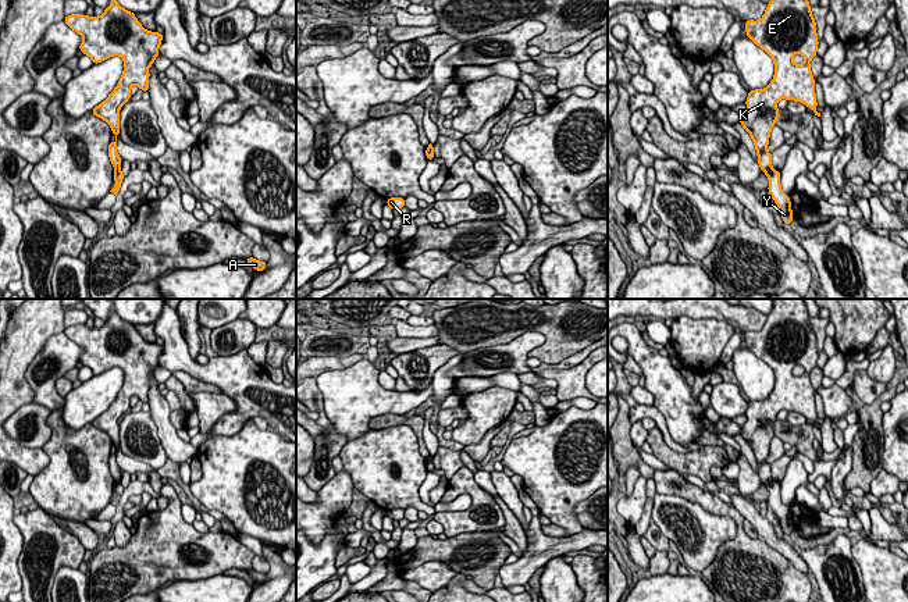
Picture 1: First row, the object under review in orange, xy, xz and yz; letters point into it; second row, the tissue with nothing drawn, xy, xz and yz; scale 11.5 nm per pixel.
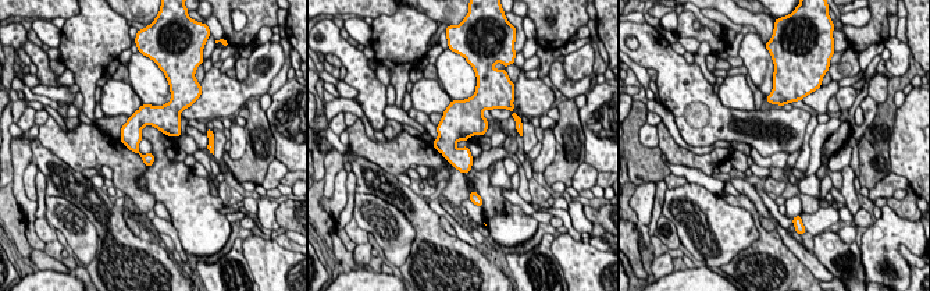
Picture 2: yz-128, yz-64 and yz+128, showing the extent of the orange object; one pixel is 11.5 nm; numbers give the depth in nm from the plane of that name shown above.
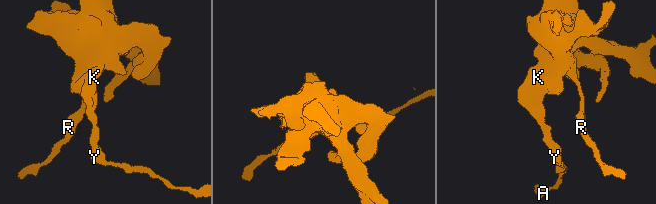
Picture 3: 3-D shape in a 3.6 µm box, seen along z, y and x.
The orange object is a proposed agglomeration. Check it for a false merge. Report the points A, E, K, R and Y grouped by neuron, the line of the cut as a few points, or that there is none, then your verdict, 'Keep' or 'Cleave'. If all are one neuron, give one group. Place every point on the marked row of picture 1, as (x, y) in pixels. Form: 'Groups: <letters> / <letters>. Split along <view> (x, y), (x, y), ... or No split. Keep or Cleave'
Groups: A Y / E K R. Split along yz (772, 168), (766, 174). Cleave

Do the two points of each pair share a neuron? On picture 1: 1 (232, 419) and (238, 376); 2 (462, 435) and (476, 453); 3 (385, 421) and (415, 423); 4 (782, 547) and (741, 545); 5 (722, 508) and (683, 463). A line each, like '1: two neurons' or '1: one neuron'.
1: one neuron
2: two neurons
3: one neuron
4: two neurons
5: two neurons

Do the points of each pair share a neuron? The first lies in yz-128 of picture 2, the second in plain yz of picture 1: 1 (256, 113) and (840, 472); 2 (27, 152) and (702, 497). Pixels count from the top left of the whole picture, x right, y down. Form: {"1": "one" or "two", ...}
{"1": "two", "2": "one"}

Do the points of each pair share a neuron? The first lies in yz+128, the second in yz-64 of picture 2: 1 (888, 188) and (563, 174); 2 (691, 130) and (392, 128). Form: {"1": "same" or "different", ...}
{"1": "different", "2": "different"}

